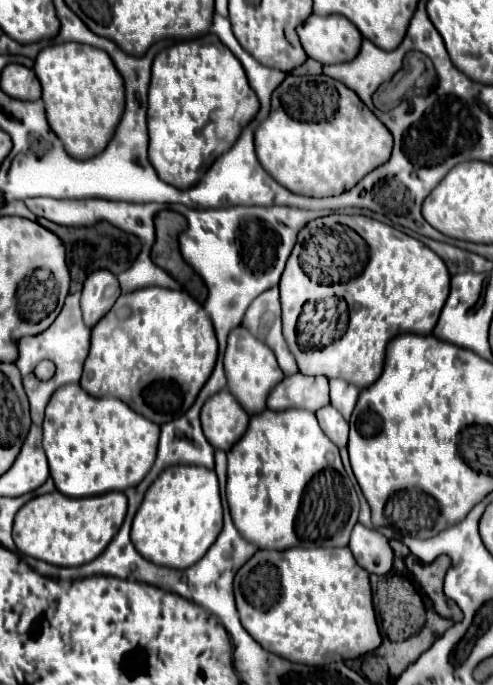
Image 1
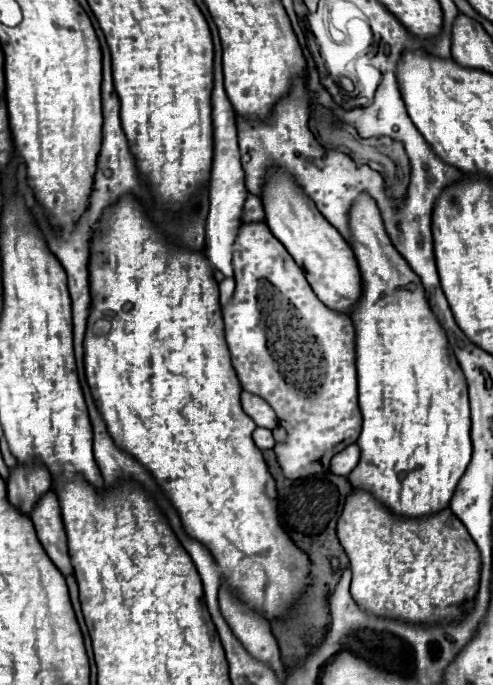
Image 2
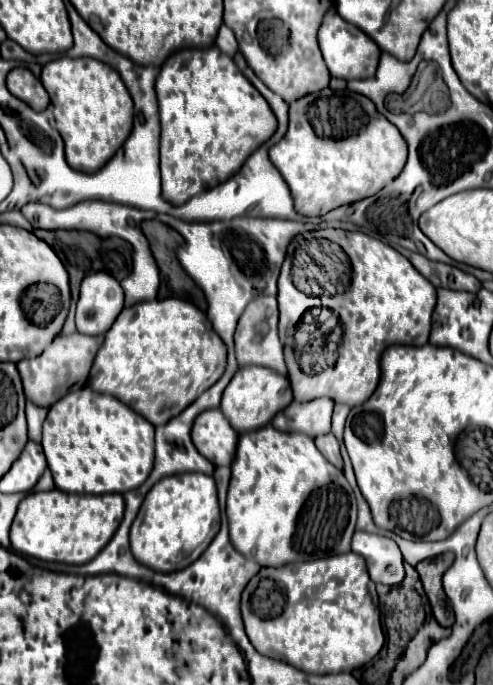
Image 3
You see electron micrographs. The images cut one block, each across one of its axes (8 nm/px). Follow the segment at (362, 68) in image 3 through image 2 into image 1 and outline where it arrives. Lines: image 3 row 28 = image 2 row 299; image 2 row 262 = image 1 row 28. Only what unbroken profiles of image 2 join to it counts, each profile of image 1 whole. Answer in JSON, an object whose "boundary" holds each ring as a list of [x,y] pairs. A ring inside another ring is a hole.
{"boundary":[[[312,14],[298,26],[298,36],[306,54],[324,66],[354,60],[362,44],[360,30],[344,16]]]}

